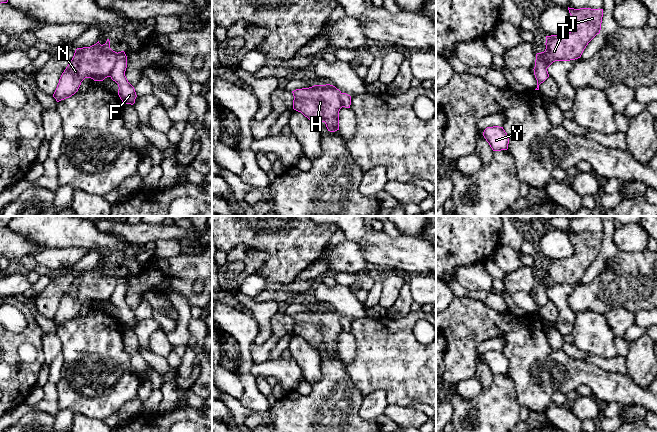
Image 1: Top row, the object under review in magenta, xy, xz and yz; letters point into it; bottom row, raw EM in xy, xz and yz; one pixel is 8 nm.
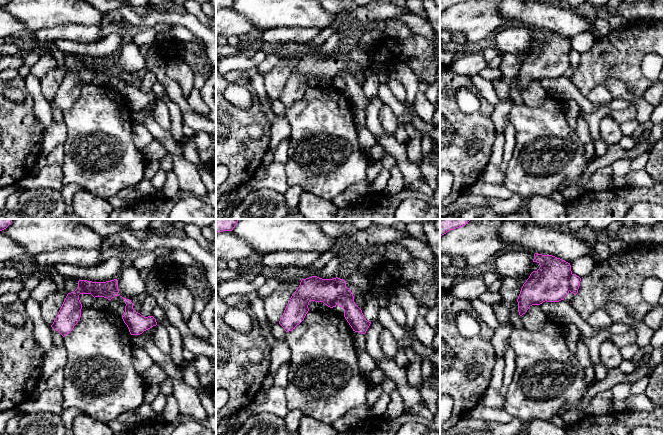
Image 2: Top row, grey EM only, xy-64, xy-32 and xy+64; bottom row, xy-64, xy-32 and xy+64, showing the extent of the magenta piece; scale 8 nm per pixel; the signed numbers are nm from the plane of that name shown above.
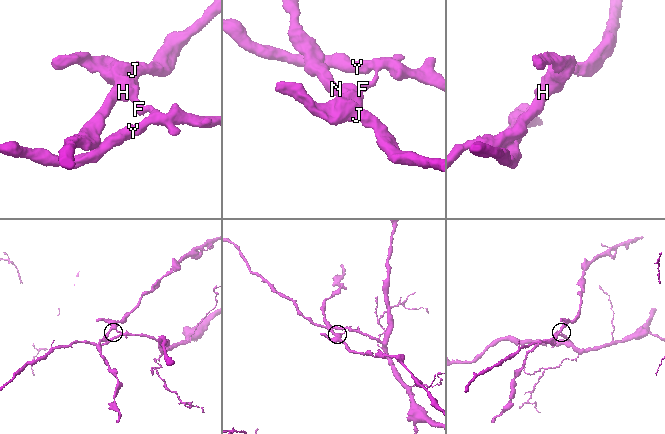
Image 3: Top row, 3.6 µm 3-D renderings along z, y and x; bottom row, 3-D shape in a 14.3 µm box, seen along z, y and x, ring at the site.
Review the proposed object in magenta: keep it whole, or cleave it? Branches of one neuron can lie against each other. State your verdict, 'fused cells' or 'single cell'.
fused cells

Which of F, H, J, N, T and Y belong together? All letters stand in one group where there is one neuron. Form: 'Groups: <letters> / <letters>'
Groups: F Y / H J N T

